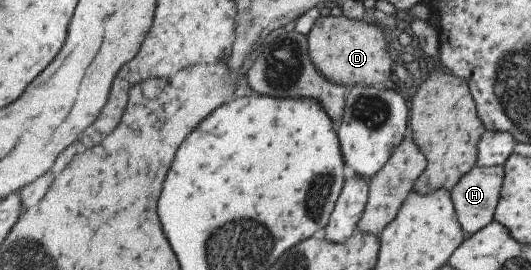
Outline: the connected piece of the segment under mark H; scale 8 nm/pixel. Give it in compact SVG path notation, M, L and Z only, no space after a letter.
M475 164L467 173L459 177L450 191L455 217L465 236L472 235L493 221L494 209L500 196L504 171L502 166L483 167Z

